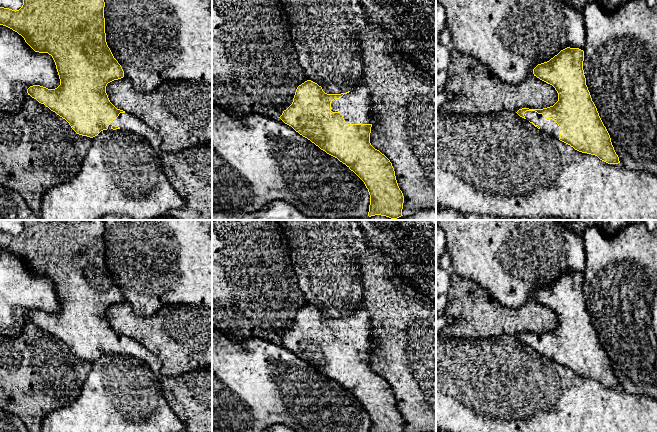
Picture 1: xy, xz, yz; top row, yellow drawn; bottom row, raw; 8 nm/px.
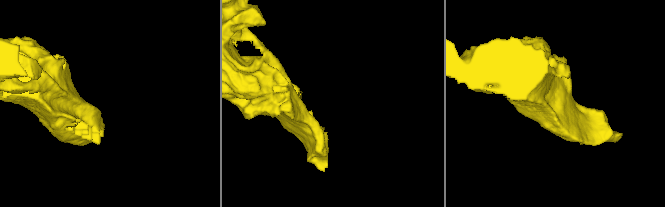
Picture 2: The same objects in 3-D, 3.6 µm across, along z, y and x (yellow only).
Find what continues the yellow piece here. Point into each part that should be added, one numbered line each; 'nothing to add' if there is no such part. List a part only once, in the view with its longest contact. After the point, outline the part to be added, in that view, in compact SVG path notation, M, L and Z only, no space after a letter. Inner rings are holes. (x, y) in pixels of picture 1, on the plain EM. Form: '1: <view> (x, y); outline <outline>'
1: xz (356, 331); outline M357 310L331 326L331 335L340 336L347 348L372 348L373 333L370 314Z

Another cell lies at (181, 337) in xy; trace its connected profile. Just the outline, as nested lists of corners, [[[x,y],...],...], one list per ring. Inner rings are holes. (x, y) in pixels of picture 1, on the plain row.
[[[123,301],[107,308],[110,326],[150,350],[161,360],[161,376],[178,376],[212,365],[212,307],[175,307],[166,303],[151,315],[138,315]]]

